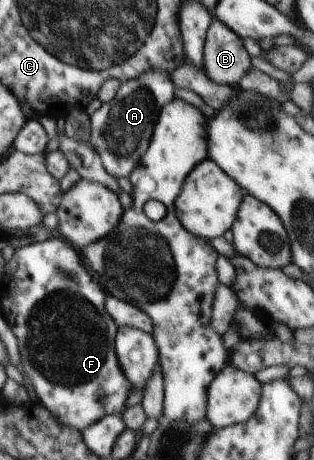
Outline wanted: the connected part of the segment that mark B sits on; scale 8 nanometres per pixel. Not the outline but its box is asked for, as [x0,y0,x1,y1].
[203,18,252,86]

